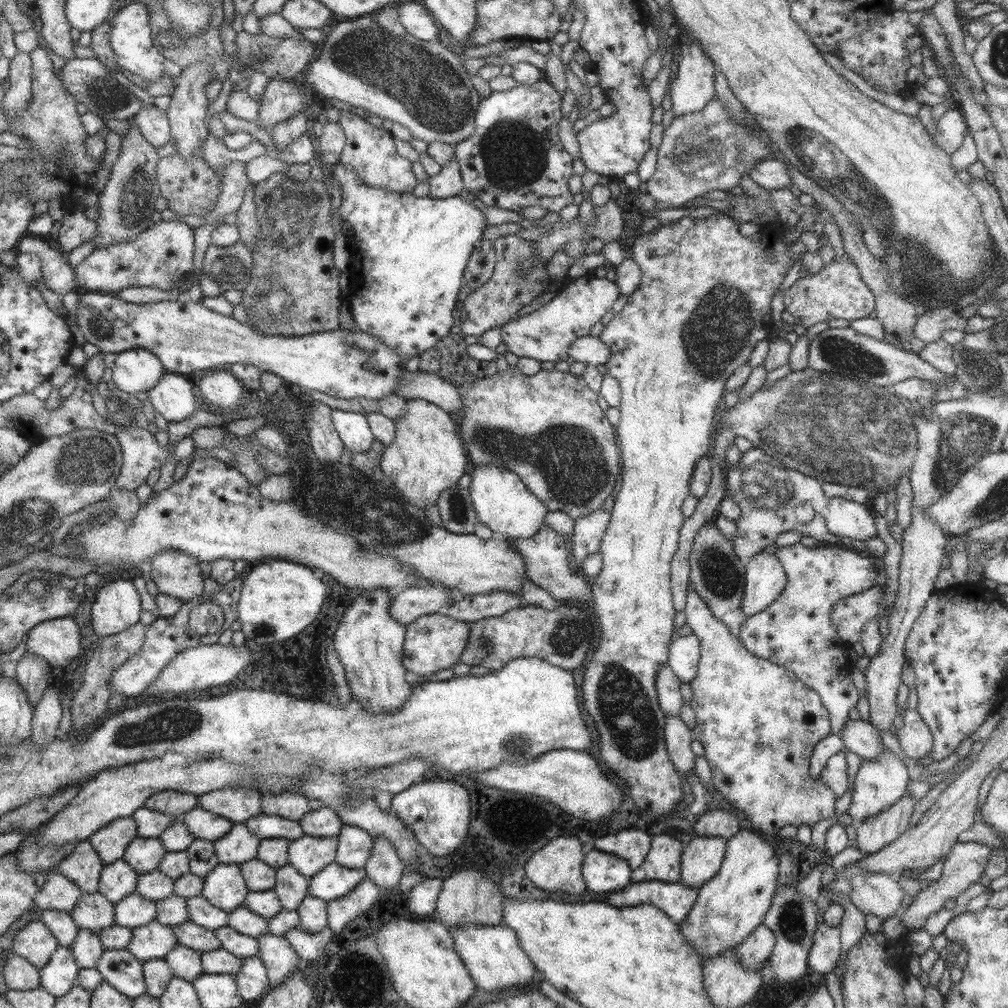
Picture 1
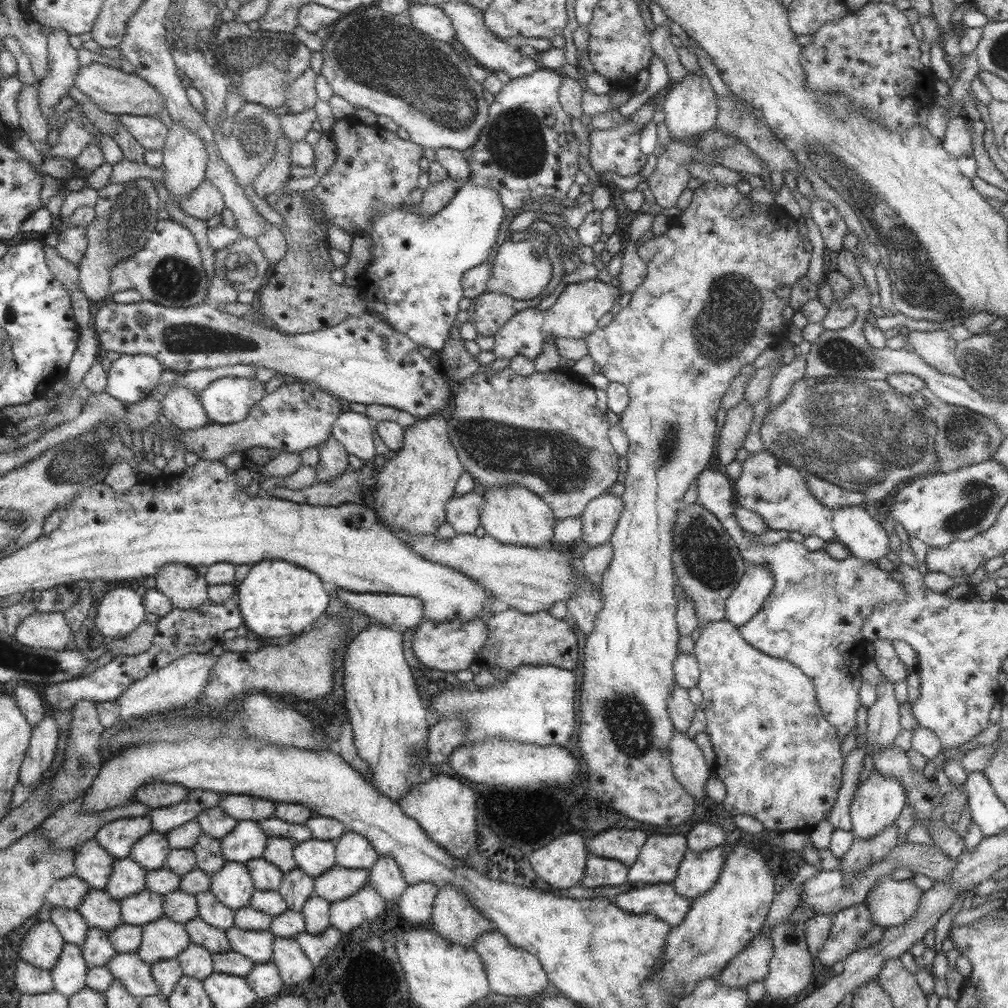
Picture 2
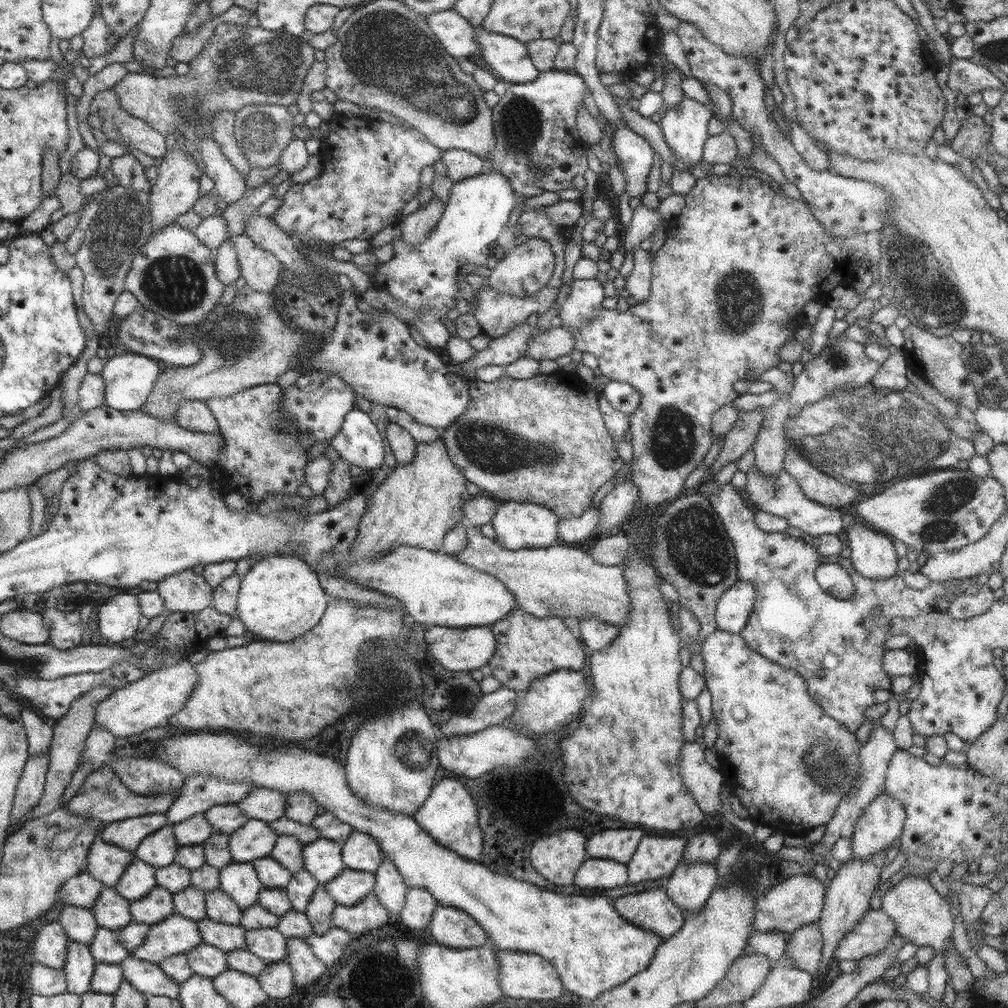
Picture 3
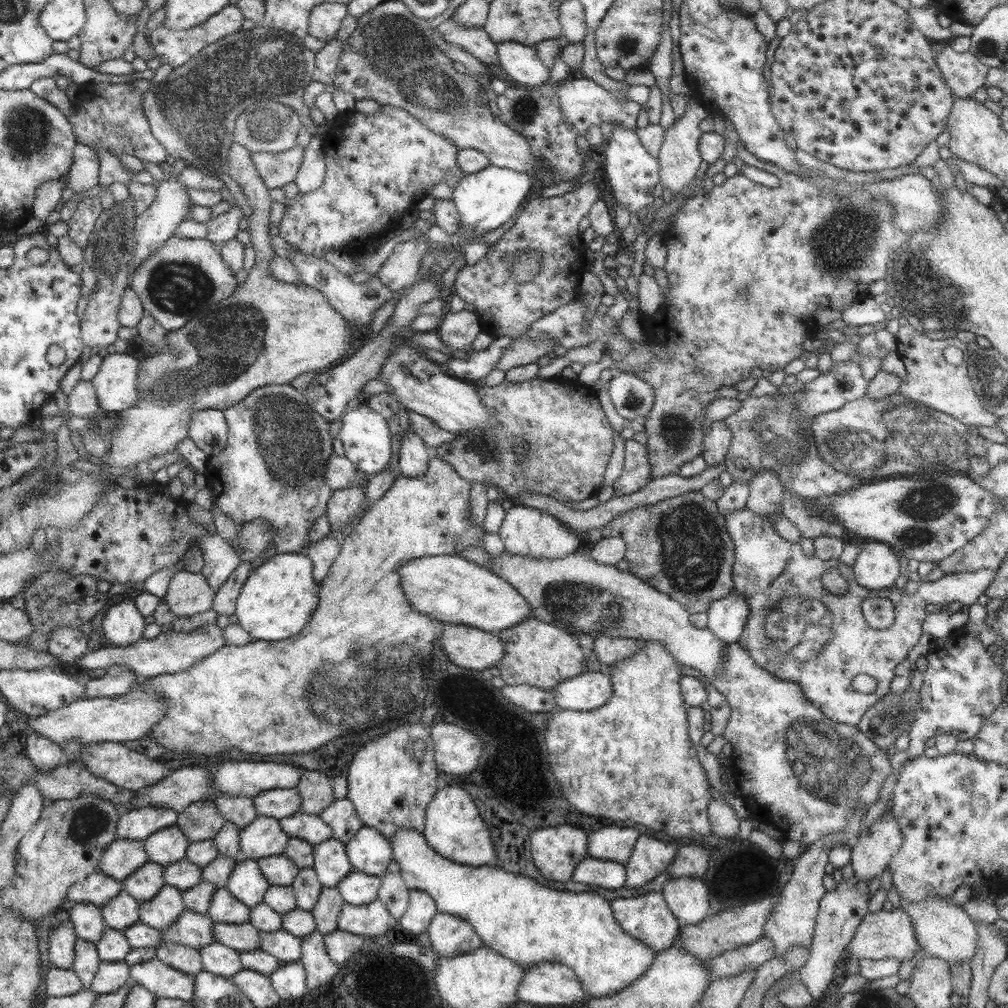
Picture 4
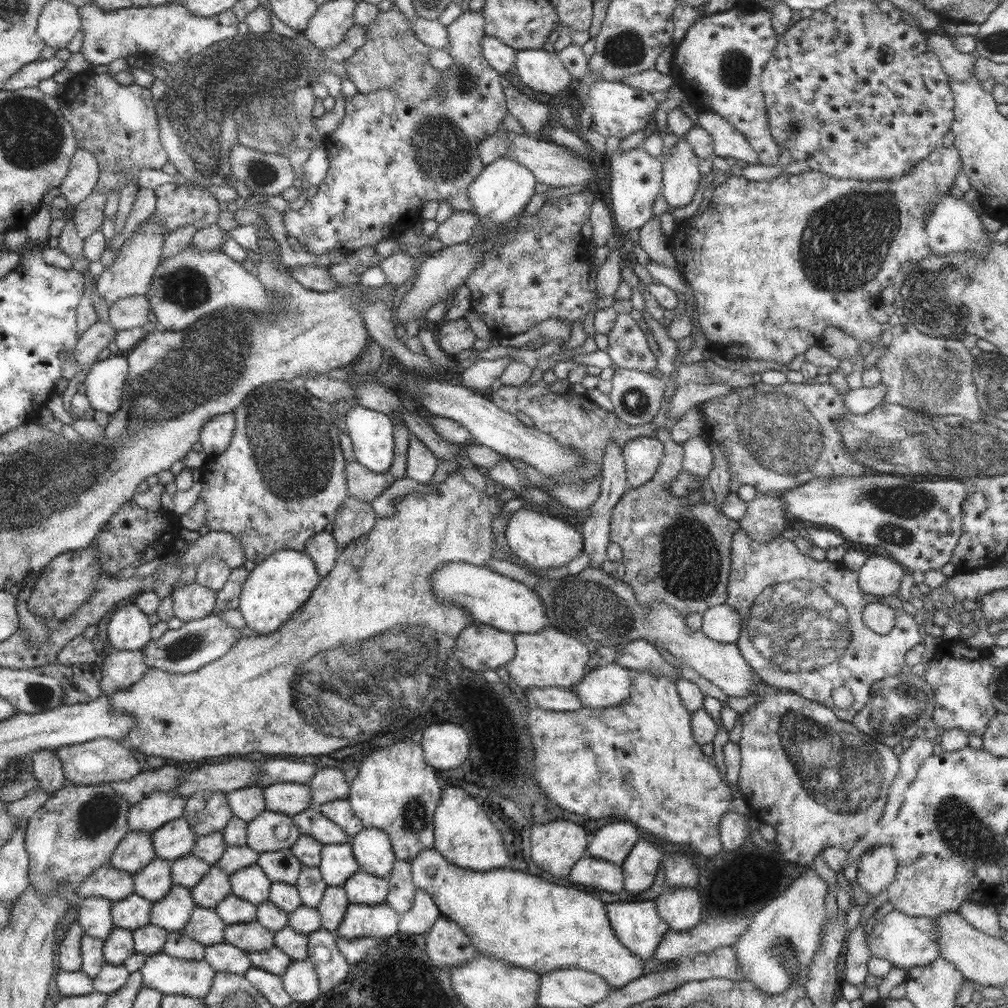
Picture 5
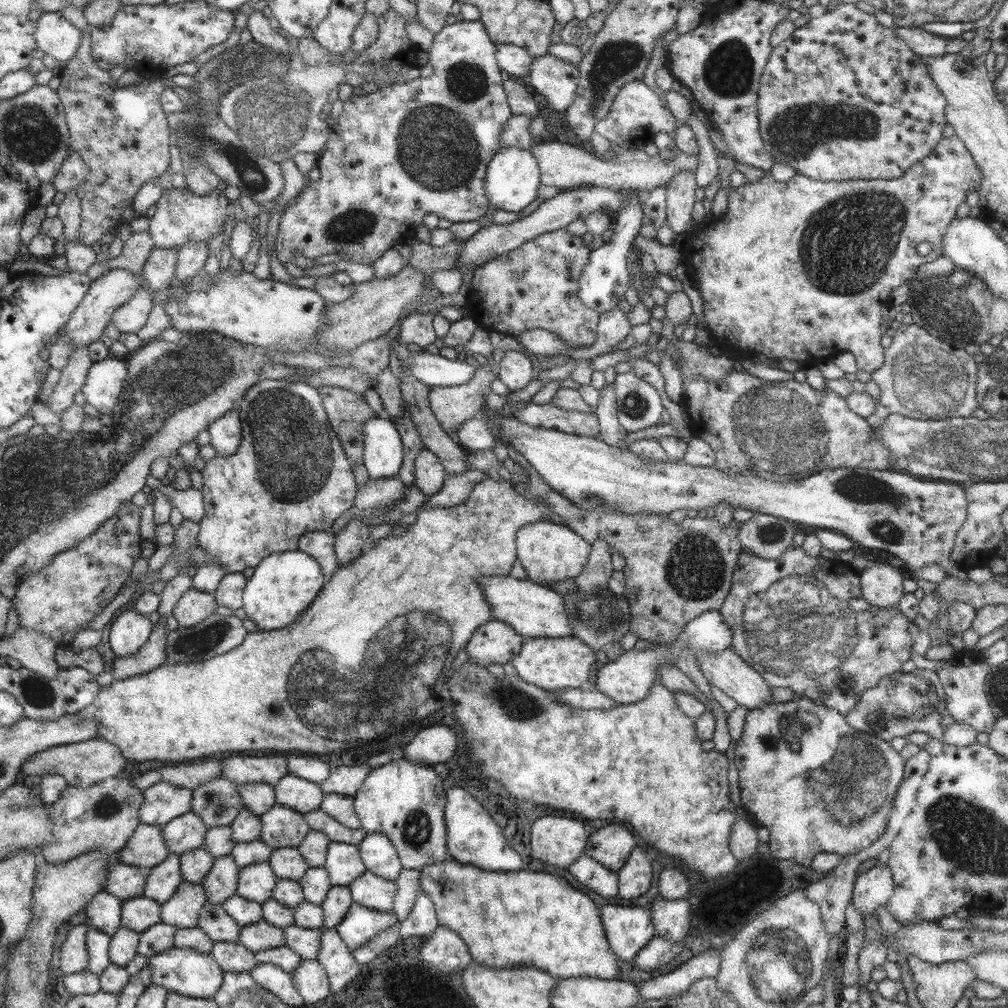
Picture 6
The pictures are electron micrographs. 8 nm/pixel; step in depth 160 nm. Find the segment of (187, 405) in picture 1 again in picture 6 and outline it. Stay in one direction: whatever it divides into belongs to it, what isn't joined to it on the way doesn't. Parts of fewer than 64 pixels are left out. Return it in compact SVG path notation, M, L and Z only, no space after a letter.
M231 410L206 428L209 433L208 445L215 450L216 456L226 457L238 450L242 442L241 426L237 410Z

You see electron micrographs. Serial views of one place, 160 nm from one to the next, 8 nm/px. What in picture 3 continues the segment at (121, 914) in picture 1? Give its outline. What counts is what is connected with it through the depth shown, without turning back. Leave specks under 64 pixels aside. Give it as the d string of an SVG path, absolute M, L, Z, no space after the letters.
M156 887L149 896L130 902L133 920L141 924L161 923L173 914L173 894L166 889Z

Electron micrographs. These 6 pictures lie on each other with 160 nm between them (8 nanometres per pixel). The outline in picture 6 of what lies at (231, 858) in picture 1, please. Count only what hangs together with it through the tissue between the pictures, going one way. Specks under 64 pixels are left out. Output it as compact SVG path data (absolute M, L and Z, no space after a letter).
M275 804L270 811L259 816L261 830L258 839L273 849L296 846L310 832L298 812Z

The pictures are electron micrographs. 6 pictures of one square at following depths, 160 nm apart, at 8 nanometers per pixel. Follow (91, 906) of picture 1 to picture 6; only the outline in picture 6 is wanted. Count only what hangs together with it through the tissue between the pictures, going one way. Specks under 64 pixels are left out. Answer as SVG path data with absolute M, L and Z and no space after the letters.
M141 896L122 904L122 926L135 932L143 932L160 922L160 904L154 899Z

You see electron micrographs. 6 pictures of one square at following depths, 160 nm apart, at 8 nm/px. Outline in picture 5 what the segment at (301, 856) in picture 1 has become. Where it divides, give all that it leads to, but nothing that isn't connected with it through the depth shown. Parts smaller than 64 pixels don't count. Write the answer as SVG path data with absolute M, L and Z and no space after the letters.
M349 842L341 844L326 844L320 848L320 860L316 866L327 887L341 887L347 879L358 870L358 863L354 859Z

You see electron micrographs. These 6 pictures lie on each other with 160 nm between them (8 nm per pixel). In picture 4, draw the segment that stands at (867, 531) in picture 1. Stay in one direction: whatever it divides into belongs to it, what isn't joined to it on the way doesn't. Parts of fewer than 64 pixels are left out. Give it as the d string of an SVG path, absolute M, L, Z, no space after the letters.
M879 541L860 544L852 568L857 583L871 590L890 587L899 574L893 549Z

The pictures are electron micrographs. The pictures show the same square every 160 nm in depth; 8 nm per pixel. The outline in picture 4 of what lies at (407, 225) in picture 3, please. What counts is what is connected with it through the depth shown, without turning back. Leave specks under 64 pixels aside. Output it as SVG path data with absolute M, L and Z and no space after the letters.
M424 236L395 244L392 253L377 270L376 278L389 291L411 287L417 283L420 262L428 250L429 243Z

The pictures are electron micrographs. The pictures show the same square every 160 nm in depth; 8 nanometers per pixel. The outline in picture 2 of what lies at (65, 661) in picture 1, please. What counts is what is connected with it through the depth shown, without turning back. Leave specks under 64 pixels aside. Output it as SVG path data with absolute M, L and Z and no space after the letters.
M63 610L50 613L36 611L21 623L14 638L31 648L70 650L75 649L73 632Z

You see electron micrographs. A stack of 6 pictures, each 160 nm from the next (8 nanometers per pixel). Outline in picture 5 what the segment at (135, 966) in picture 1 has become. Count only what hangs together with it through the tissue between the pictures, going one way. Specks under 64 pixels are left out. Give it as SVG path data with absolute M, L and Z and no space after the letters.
M159 953L150 955L140 970L144 985L163 995L203 998L214 978L214 969L205 960L181 960Z

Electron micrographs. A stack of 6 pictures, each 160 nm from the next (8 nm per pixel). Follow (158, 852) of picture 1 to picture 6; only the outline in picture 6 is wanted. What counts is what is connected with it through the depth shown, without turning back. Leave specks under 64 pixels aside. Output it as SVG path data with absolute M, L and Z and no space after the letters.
M187 812L161 828L169 854L181 855L187 850L200 848L205 842L207 828L193 812Z

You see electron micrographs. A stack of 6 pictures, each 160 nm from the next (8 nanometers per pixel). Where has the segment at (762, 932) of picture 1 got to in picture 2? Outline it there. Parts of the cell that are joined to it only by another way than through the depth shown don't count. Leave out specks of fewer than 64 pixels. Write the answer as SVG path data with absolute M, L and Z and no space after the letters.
M758 933L723 967L717 977L718 983L743 989L752 982L763 980L772 954L771 939L765 933Z

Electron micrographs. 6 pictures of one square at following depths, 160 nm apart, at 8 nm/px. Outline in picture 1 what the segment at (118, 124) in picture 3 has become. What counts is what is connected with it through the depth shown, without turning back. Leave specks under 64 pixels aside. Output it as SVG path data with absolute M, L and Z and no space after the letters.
M149 104L136 114L135 120L147 140L151 141L151 144L154 144L157 148L169 142L171 128L169 117L165 116L165 111Z

